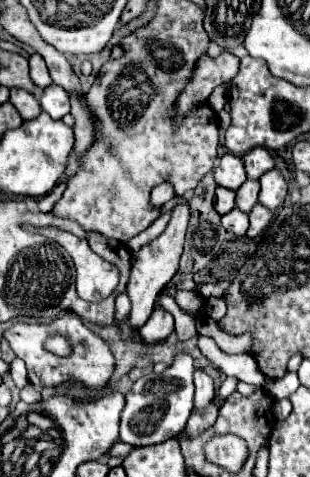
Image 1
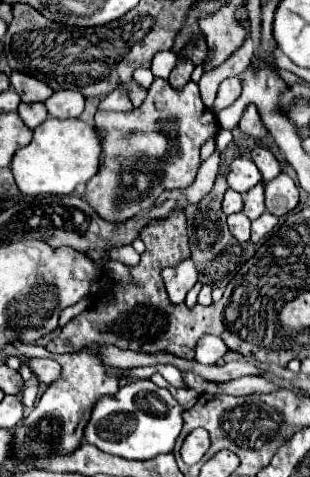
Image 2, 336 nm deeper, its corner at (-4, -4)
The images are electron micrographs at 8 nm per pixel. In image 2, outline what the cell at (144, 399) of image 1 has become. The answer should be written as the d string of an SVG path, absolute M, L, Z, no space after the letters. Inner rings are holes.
M132 380L114 396L98 398L94 412L86 424L88 444L98 450L126 460L150 460L158 454L172 452L182 430L182 408L174 396L150 380Z

